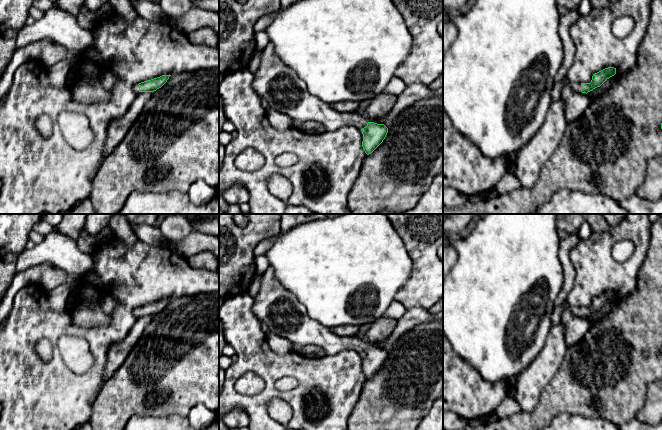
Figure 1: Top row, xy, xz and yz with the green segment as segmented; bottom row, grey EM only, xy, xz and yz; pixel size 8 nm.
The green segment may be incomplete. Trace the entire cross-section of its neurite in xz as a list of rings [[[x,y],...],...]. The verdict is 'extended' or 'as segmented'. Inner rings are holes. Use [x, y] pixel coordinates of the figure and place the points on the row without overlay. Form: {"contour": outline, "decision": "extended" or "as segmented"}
{"contour": [[[272,268],[262,275],[262,286],[252,306],[254,315],[268,327],[268,332],[289,340],[298,352],[305,345],[316,345],[324,349],[326,355],[333,356],[345,350],[356,350],[363,358],[362,371],[367,379],[371,378],[385,363],[388,352],[384,348],[369,346],[359,337],[342,337],[334,334],[329,328],[312,319],[307,309],[297,297],[285,289],[274,277]]], "decision": "extended"}

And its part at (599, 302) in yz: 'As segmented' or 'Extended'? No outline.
Extended

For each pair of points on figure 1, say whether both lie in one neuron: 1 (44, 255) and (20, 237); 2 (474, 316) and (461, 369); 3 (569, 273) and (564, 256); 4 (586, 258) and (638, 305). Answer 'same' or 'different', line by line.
1: different
2: different
3: same
4: different

